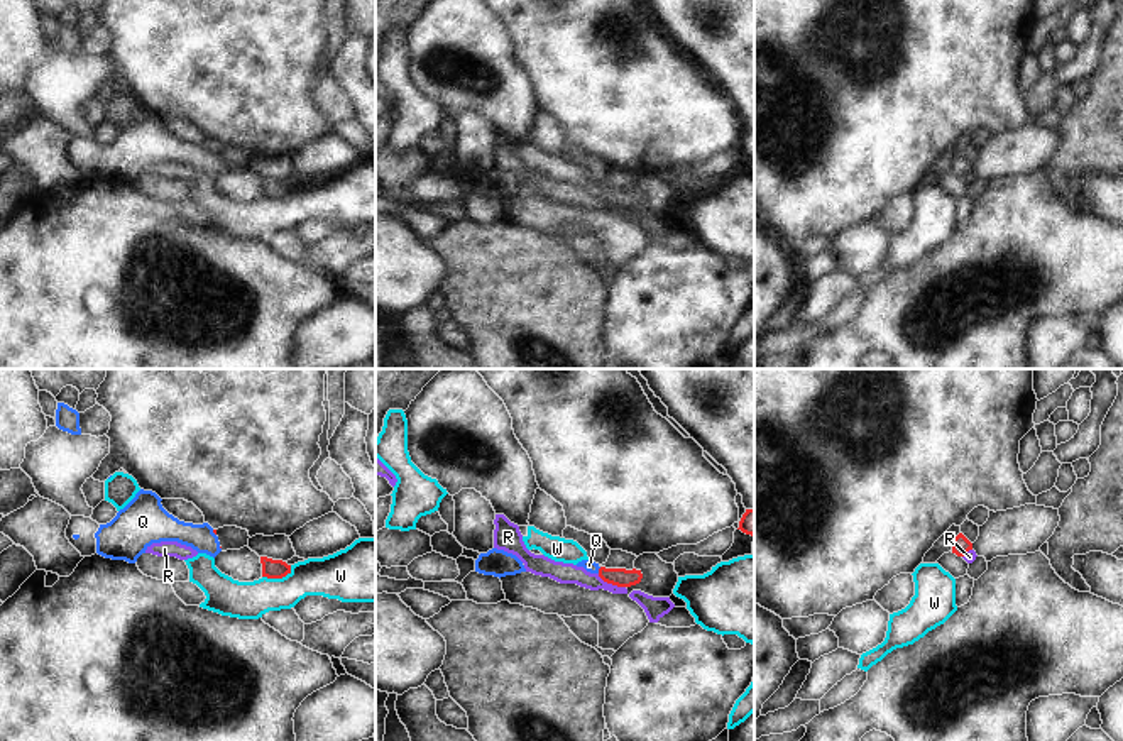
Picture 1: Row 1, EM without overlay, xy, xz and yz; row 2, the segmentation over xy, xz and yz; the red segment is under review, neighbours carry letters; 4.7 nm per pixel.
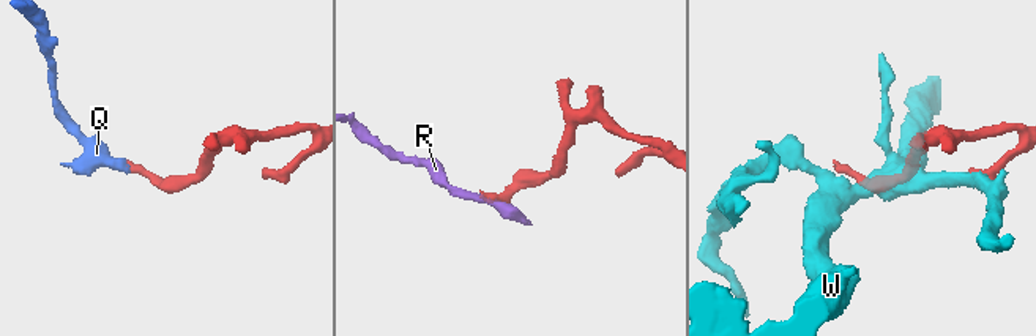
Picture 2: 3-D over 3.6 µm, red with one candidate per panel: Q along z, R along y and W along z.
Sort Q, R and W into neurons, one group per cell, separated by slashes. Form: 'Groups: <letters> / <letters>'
Groups: Q / R / W

